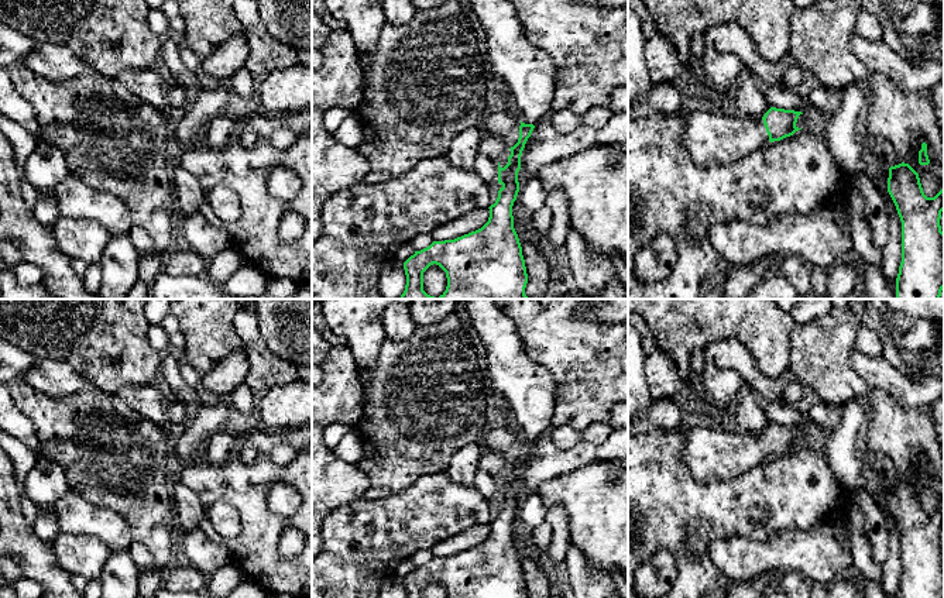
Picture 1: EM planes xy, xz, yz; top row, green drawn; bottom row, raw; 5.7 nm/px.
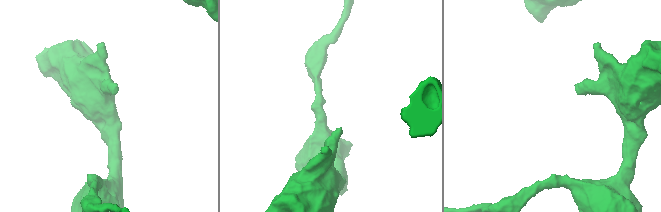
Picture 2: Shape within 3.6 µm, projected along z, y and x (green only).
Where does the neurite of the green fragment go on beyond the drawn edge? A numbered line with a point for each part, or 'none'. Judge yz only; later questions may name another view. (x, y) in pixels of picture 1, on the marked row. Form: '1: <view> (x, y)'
1: yz (711, 138)

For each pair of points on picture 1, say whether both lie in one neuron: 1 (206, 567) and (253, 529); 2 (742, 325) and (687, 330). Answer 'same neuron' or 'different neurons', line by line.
1: different neurons
2: same neuron

